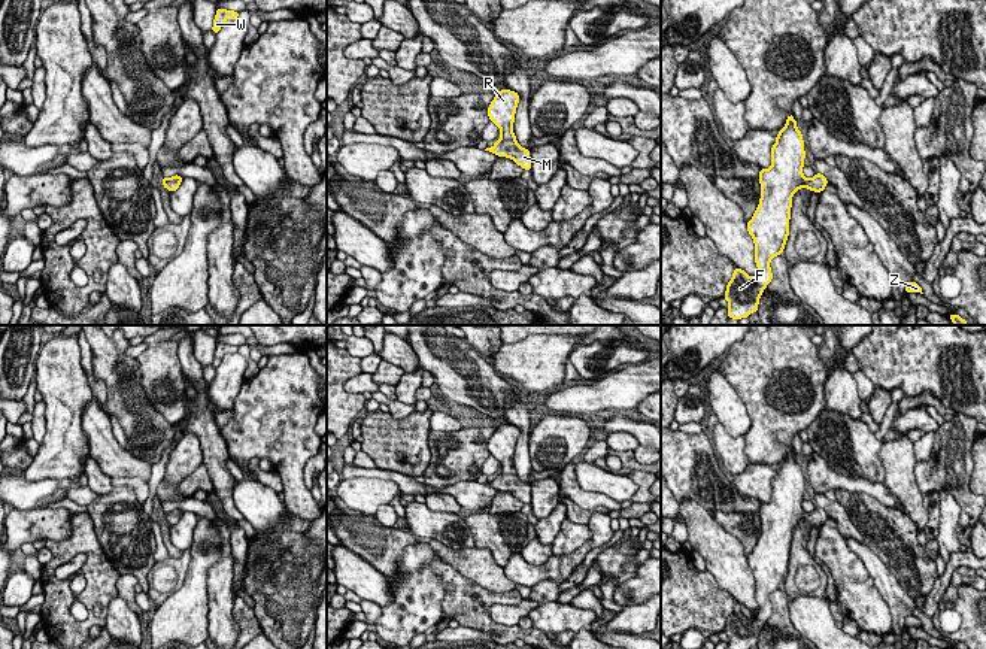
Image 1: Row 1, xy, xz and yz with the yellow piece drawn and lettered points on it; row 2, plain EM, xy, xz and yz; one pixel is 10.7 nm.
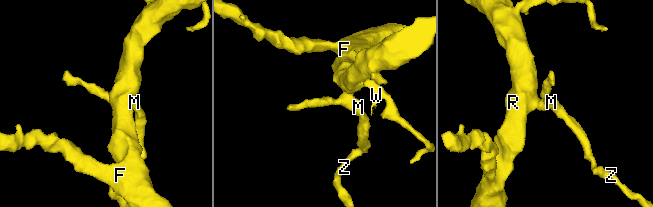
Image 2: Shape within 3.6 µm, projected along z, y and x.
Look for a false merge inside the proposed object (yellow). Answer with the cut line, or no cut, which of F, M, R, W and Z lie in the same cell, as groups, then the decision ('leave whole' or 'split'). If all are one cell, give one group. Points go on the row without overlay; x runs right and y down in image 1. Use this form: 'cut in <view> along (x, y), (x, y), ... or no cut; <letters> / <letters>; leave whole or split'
no cut; F M R W Z; leave whole

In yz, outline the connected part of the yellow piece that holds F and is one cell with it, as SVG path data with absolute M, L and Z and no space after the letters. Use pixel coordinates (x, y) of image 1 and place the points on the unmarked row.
M791 448L771 480L771 500L761 503L761 533L747 565L755 577L755 597L759 604L756 612L735 601L726 619L725 634L728 649L750 649L758 646L759 633L773 613L770 595L780 589L789 570L792 531L797 524L808 522L820 527L828 519L823 509L816 507L807 513L804 501L804 474Z

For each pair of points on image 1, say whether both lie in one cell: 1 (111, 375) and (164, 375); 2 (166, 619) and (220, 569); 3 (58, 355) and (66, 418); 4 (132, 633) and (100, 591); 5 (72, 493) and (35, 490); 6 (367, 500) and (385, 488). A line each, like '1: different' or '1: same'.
1: different
2: different
3: same
4: different
5: same
6: same

